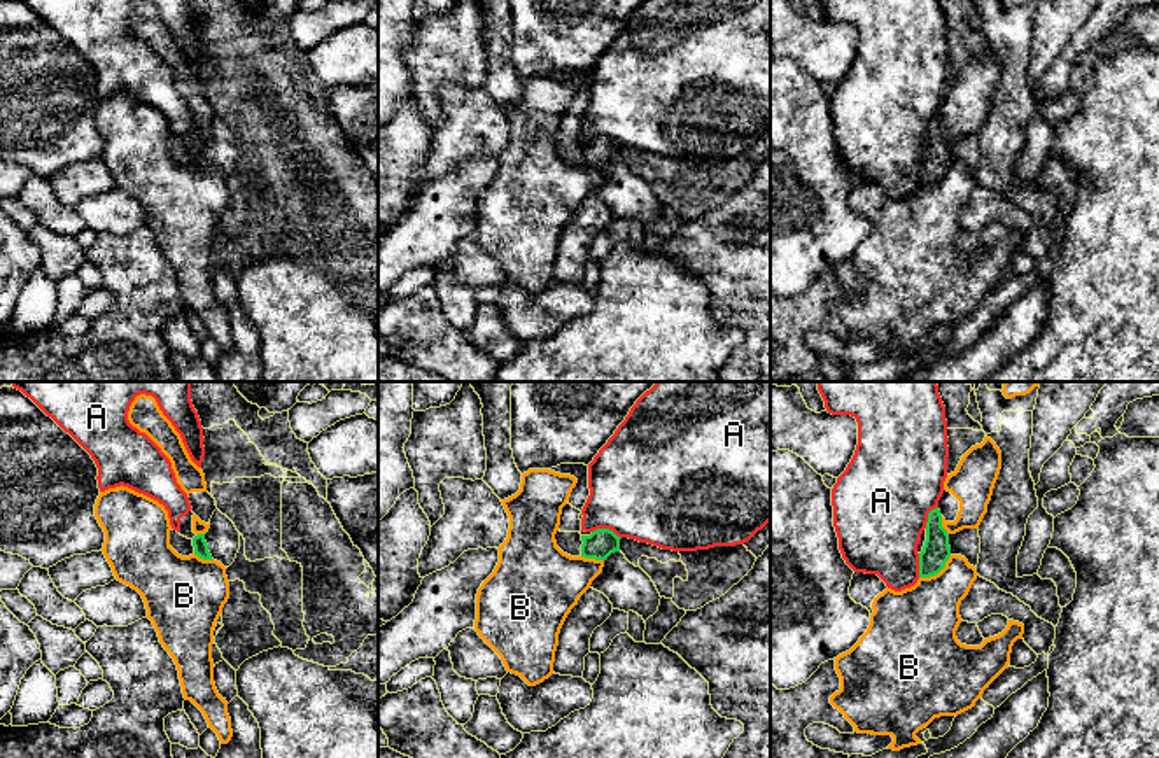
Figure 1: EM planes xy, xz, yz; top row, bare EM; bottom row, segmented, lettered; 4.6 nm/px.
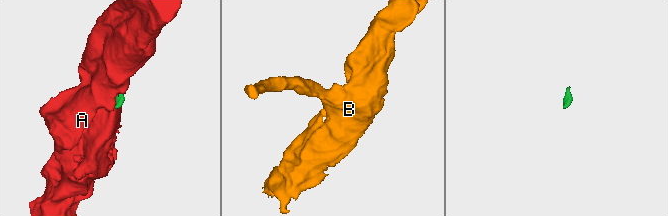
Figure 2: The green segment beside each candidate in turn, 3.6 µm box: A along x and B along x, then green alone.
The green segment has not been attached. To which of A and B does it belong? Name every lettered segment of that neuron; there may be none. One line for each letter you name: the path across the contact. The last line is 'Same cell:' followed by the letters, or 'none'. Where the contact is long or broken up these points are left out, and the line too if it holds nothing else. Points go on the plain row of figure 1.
Same cell: none

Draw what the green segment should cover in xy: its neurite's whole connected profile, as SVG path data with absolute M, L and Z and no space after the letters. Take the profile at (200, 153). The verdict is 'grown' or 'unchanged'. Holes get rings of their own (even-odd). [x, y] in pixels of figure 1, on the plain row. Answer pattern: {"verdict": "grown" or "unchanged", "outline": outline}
{"verdict": "grown", "outline": "M215 117L207 142L187 147L172 137L170 154L182 165L194 161L203 168L217 168L229 175L240 158L240 140L226 123Z"}

